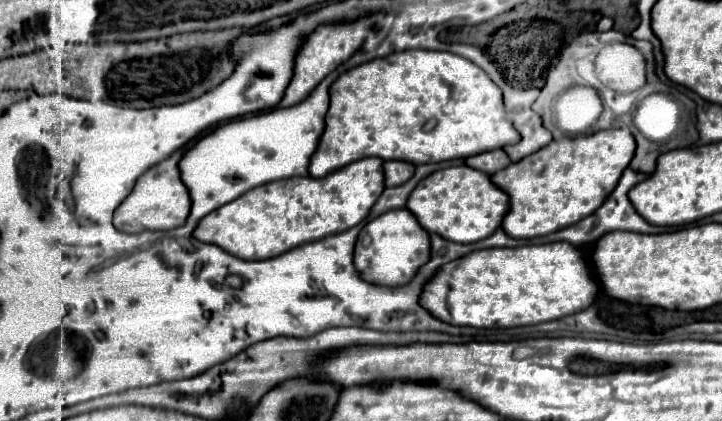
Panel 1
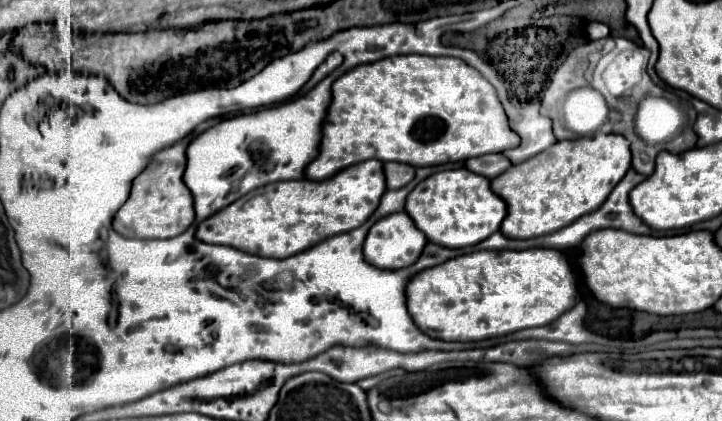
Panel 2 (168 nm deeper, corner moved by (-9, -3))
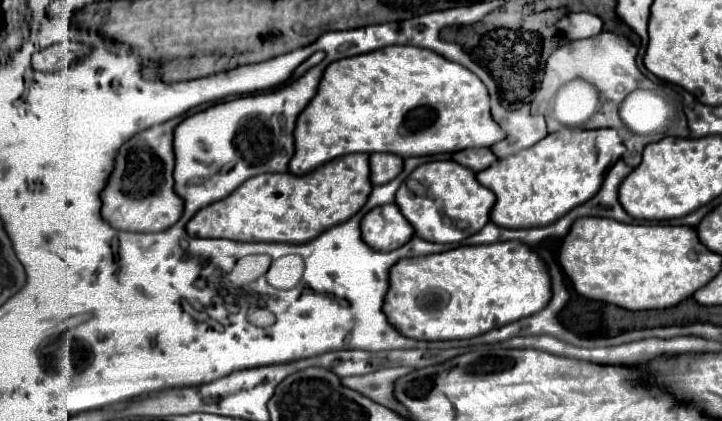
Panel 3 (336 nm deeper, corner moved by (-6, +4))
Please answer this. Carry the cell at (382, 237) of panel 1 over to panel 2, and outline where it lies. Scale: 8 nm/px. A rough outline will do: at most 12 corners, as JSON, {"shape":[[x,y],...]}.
{"shape":[[406,211],[370,227],[364,259],[378,269],[414,265],[428,243]]}

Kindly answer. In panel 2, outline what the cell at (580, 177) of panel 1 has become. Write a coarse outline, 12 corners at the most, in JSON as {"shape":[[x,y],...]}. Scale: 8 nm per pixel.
{"shape":[[622,135],[556,141],[490,181],[500,231],[532,239],[602,207]]}

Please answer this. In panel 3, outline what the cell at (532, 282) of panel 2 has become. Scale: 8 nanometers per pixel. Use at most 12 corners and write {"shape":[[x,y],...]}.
{"shape":[[523,242],[399,260],[401,336],[463,340],[527,318],[549,272]]}

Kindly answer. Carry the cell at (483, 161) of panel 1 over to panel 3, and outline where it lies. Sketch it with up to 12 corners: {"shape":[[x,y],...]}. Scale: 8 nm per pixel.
{"shape":[[467,148],[453,160],[479,172],[497,158],[491,148]]}

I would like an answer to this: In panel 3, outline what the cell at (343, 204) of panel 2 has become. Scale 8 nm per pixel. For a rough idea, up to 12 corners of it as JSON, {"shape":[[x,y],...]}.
{"shape":[[369,156],[259,174],[201,208],[189,236],[317,238],[367,202]]}

